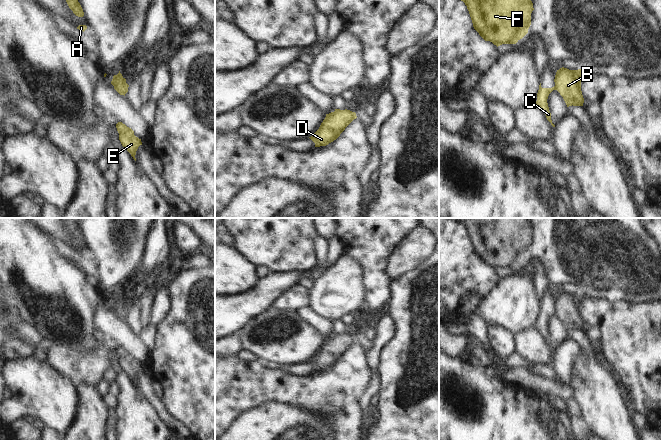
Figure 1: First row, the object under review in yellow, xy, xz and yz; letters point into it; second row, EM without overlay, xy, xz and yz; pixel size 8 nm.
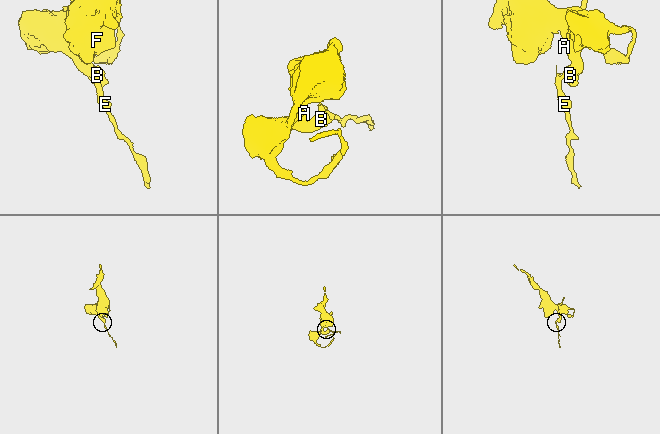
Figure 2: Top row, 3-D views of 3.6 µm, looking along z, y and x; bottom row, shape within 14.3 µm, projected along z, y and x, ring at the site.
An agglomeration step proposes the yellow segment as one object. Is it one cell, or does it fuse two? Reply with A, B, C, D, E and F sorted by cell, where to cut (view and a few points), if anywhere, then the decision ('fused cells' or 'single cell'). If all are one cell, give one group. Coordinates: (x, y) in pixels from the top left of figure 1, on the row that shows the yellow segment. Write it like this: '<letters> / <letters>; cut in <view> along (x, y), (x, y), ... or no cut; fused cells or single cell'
A B D F / C E; cut in yz along (554, 86), (555, 89); fused cells

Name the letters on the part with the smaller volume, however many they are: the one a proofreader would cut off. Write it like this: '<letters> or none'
C, E

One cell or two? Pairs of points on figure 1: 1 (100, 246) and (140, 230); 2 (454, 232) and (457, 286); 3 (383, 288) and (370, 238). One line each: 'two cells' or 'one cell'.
1: one cell
2: one cell
3: one cell

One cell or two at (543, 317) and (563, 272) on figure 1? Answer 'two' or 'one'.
one

